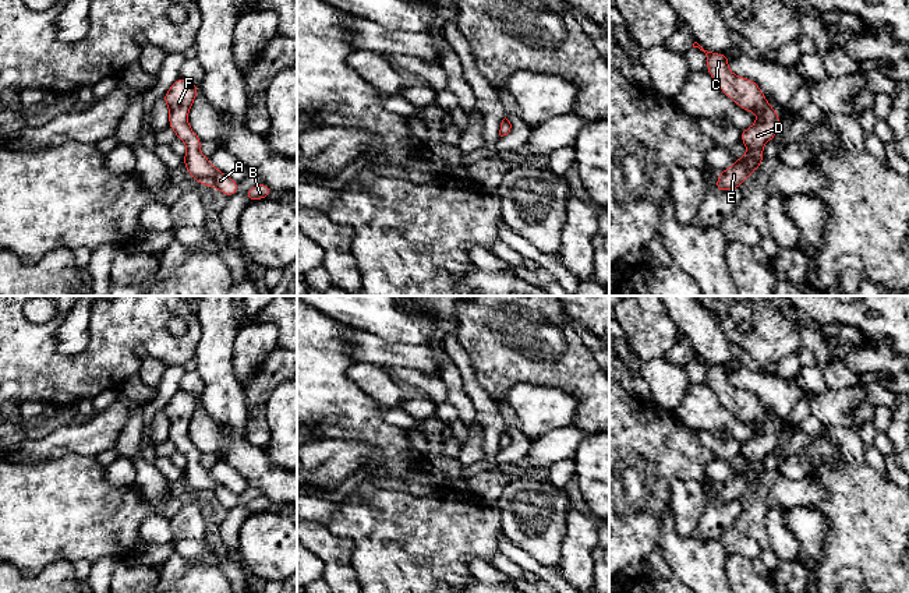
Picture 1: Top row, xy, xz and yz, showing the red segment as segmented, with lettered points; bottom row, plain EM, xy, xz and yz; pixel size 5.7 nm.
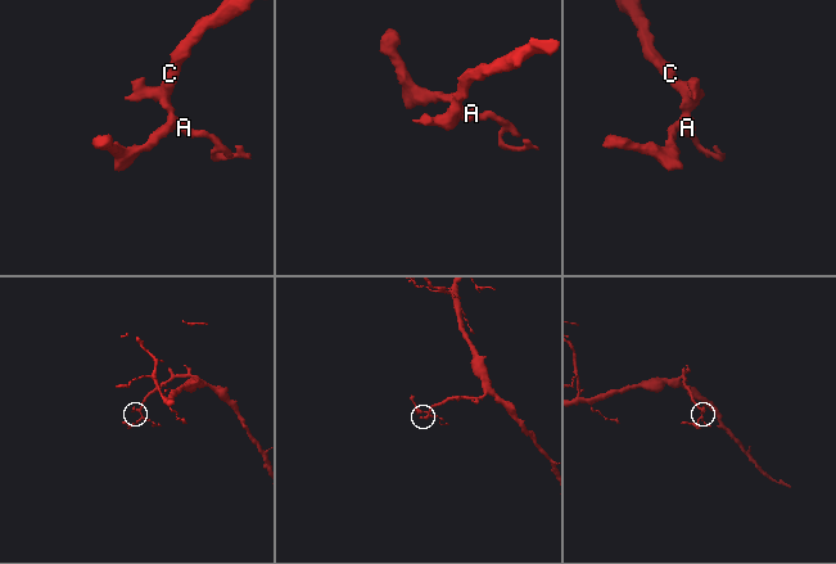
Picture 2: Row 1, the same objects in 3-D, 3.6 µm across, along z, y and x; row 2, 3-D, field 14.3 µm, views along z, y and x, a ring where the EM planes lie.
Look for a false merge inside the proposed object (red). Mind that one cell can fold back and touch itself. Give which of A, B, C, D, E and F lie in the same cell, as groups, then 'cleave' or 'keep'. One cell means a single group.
groups A B C D E F; keep

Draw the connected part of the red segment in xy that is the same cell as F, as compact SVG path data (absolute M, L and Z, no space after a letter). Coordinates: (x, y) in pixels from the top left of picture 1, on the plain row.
M177 391L171 396L169 403L163 407L163 413L169 420L169 440L188 460L183 469L183 476L190 488L198 497L211 498L230 511L238 504L238 495L211 477L209 470L199 463L202 452L188 437L188 424L197 406L198 398L192 393Z

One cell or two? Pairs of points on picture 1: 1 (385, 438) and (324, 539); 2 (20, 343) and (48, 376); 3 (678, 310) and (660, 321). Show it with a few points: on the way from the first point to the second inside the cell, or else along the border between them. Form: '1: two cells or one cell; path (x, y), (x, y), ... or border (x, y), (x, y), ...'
1: two cells; border (324, 523), (332, 532), (347, 537), (353, 551)
2: one cell; path (24, 352), (39, 367)
3: two cells; border (665, 310), (679, 332)

